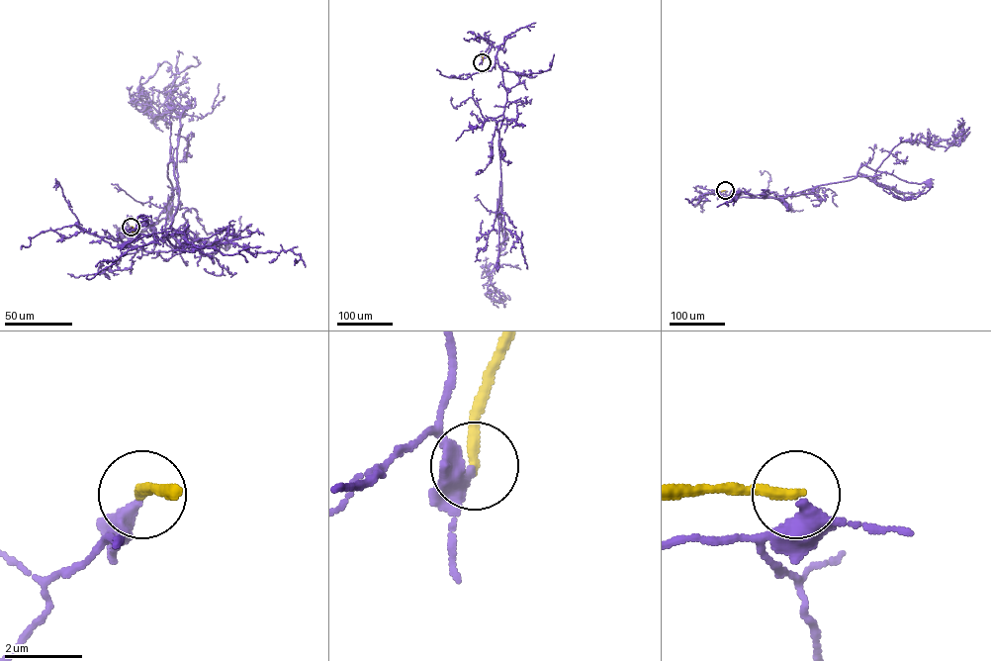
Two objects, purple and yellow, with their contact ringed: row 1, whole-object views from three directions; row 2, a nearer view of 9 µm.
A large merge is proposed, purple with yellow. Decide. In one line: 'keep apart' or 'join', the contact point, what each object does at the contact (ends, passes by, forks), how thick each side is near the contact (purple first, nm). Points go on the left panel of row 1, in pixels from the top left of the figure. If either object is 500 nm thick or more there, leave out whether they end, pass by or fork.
keep apart; place (131, 227); purple ends; yellow ends; calibres 440 and 280 nm

